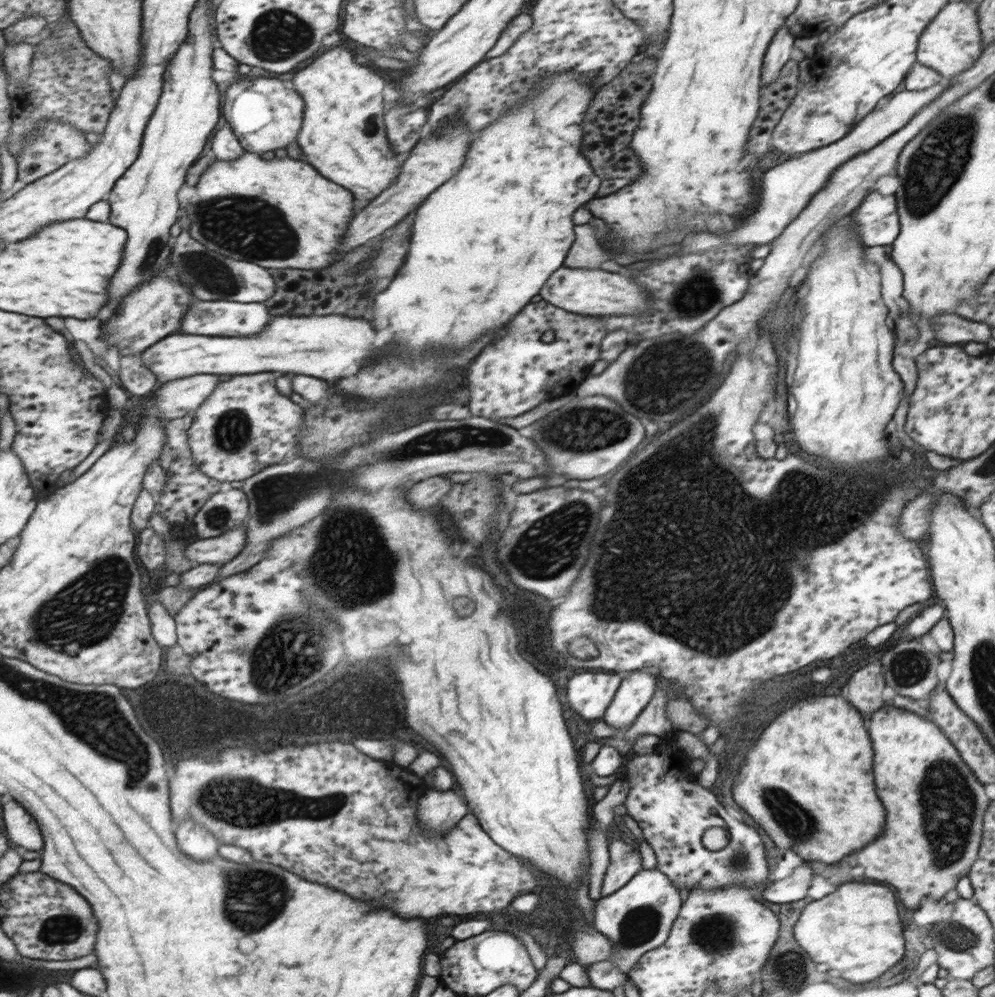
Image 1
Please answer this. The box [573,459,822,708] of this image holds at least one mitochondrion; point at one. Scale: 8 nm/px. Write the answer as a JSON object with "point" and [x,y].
{"point":[644,478]}

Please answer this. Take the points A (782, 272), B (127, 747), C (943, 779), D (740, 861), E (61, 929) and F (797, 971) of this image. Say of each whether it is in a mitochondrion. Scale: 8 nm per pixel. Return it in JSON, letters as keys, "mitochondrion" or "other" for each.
{"A":"other","B":"mitochondrion","C":"mitochondrion","D":"mitochondrion","E":"mitochondrion","F":"mitochondrion"}

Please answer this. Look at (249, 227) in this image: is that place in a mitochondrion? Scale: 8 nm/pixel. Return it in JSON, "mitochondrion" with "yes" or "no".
{"mitochondrion":"yes"}

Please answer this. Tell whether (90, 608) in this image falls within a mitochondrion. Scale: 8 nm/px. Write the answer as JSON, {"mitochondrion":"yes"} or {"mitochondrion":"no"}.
{"mitochondrion":"yes"}

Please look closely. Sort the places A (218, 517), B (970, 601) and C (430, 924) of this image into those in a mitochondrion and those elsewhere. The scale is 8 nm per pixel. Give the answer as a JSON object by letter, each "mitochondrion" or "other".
{"A":"mitochondrion","B":"other","C":"other"}

